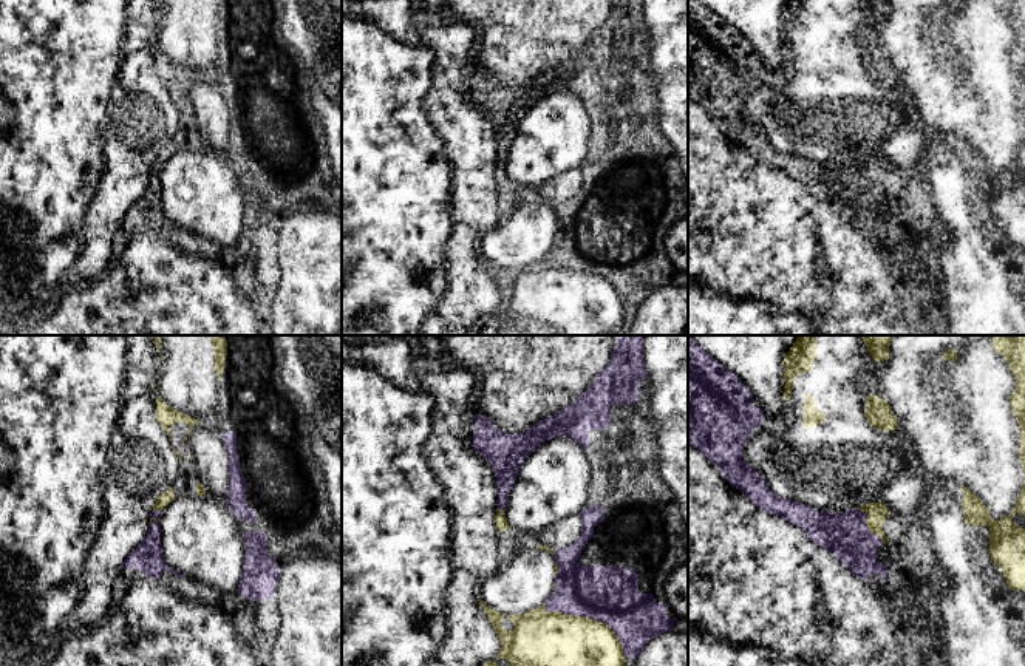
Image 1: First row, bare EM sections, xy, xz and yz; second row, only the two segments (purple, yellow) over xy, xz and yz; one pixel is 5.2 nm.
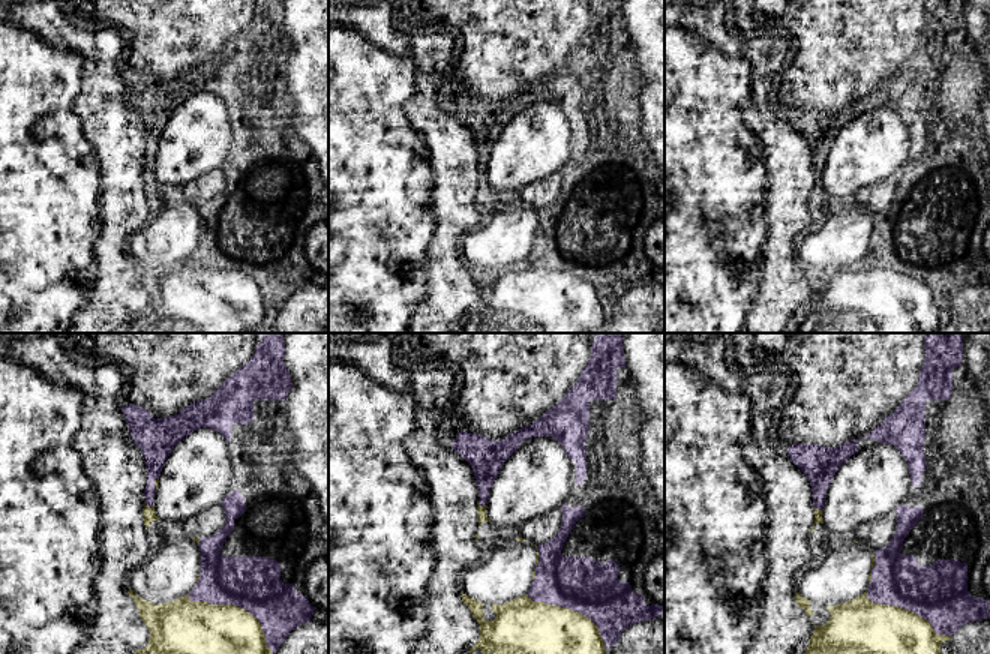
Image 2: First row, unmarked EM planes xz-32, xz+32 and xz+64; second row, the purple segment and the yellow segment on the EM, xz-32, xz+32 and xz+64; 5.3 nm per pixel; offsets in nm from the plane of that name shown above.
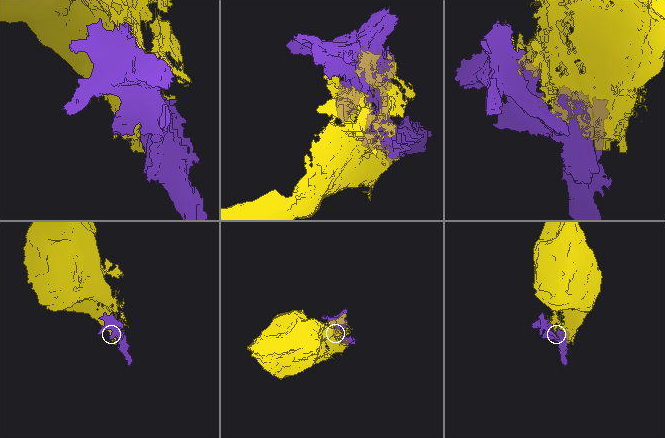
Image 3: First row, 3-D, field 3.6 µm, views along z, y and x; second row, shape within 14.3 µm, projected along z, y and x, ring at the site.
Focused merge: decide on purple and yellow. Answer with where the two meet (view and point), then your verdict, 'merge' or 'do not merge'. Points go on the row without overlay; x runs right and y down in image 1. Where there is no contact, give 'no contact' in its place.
contact xz (591, 271); do not merge

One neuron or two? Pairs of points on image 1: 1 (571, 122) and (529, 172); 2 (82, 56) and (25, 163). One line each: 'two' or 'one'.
1: one
2: one

